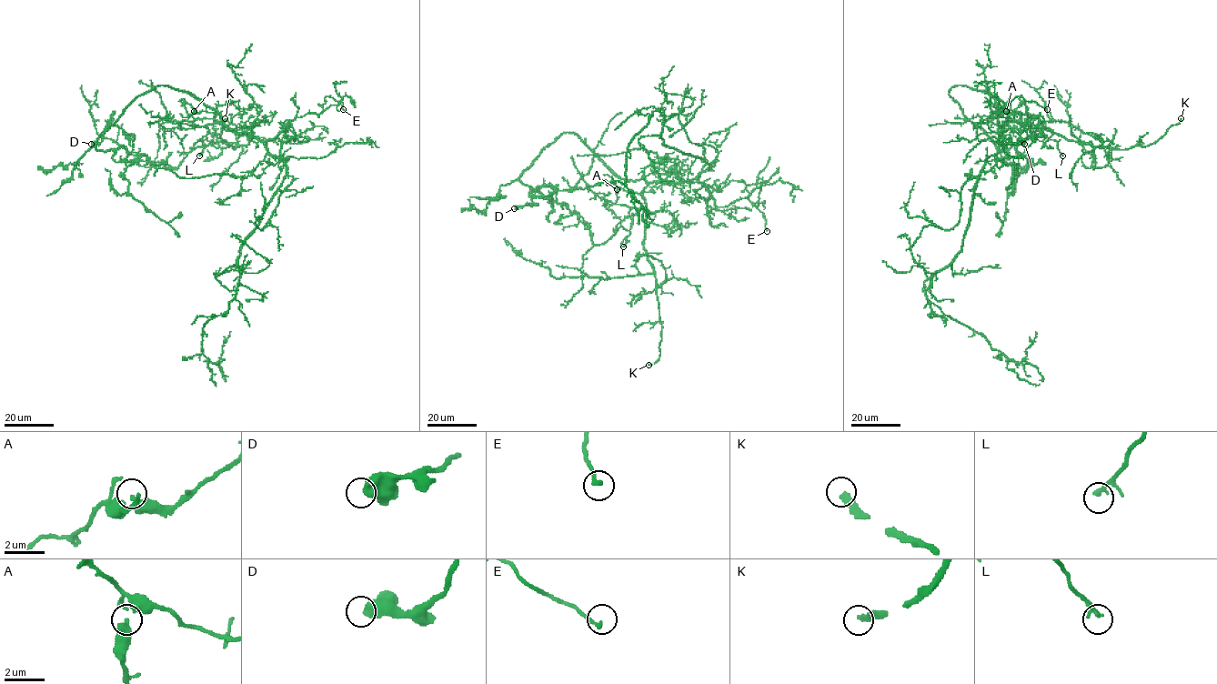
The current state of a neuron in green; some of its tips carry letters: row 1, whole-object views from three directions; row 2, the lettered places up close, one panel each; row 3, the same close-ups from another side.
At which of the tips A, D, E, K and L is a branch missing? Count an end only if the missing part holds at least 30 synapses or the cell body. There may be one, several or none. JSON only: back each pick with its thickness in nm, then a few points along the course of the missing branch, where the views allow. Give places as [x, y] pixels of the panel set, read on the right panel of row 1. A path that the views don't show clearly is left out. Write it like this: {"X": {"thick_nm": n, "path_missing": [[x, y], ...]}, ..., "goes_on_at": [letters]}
{"K": {"thick_nm": 300, "path_missing": [[1181, 118], [1200, 73]]}, "goes_on_at": ["K"]}

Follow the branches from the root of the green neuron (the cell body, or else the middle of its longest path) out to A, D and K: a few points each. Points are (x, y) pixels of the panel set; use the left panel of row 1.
A: (251, 135), (233, 133), (212, 119), (194, 118), (186, 112), (183, 102), (188, 103), (194, 111)
D: (251, 135), (233, 133), (188, 94), (157, 85), (95, 144), (131, 153), (134, 137), (110, 121), (91, 144)
K: (251, 135), (233, 133), (218, 123), (222, 125), (220, 136), (235, 150), (238, 146), (236, 126), (225, 118)

